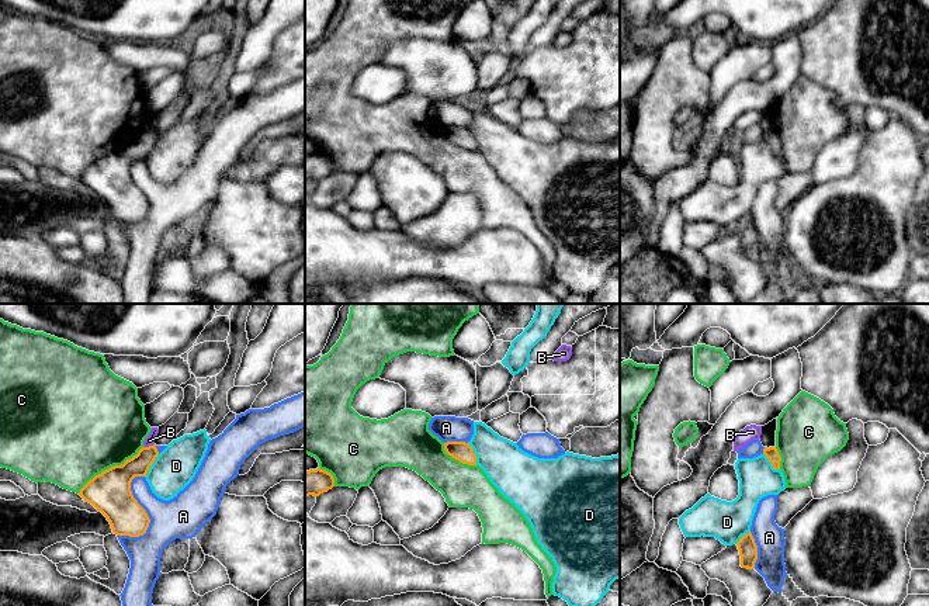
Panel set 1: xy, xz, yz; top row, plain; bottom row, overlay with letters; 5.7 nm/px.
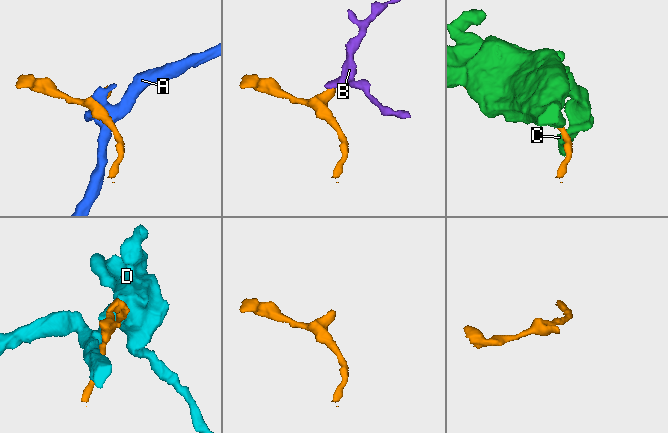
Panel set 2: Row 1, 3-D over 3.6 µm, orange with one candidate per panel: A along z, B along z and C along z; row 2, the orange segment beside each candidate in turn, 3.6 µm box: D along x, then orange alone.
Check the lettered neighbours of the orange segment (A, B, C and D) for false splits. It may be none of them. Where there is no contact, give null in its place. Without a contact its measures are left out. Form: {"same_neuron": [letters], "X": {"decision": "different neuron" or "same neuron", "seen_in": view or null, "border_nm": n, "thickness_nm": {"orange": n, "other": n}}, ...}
{"same_neuron": [], "A": {"decision": "different neuron", "seen_in": "xy", "border_nm": 380, "thickness_nm": {"orange": 240, "other": 240}}, "B": {"decision": "different neuron", "seen_in": "xy", "border_nm": 70, "thickness_nm": {"orange": 140, "other": 60}}, "C": {"decision": "different neuron", "seen_in": "xy", "border_nm": 460, "thickness_nm": {"orange": 240, "other": 500}}, "D": {"decision": "different neuron", "seen_in": "xy", "border_nm": 160, "thickness_nm": {"orange": 200, "other": 240}}}

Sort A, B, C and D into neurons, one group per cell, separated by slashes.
A / B / C / D

